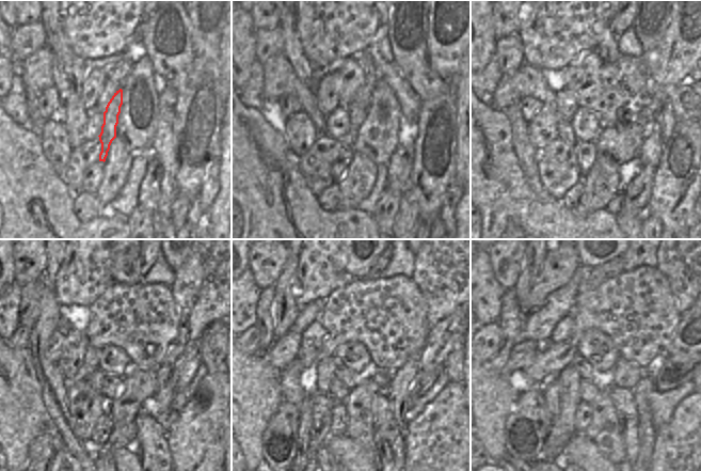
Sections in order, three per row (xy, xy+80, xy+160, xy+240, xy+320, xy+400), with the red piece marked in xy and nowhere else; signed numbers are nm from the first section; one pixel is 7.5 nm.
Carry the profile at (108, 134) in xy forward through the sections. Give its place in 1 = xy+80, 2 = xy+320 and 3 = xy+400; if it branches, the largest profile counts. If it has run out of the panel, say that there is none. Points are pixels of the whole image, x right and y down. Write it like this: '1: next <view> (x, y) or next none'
1: next xy+80 (357, 108)
2: next xy+320 (359, 261)
3: next xy+400 (591, 261)

